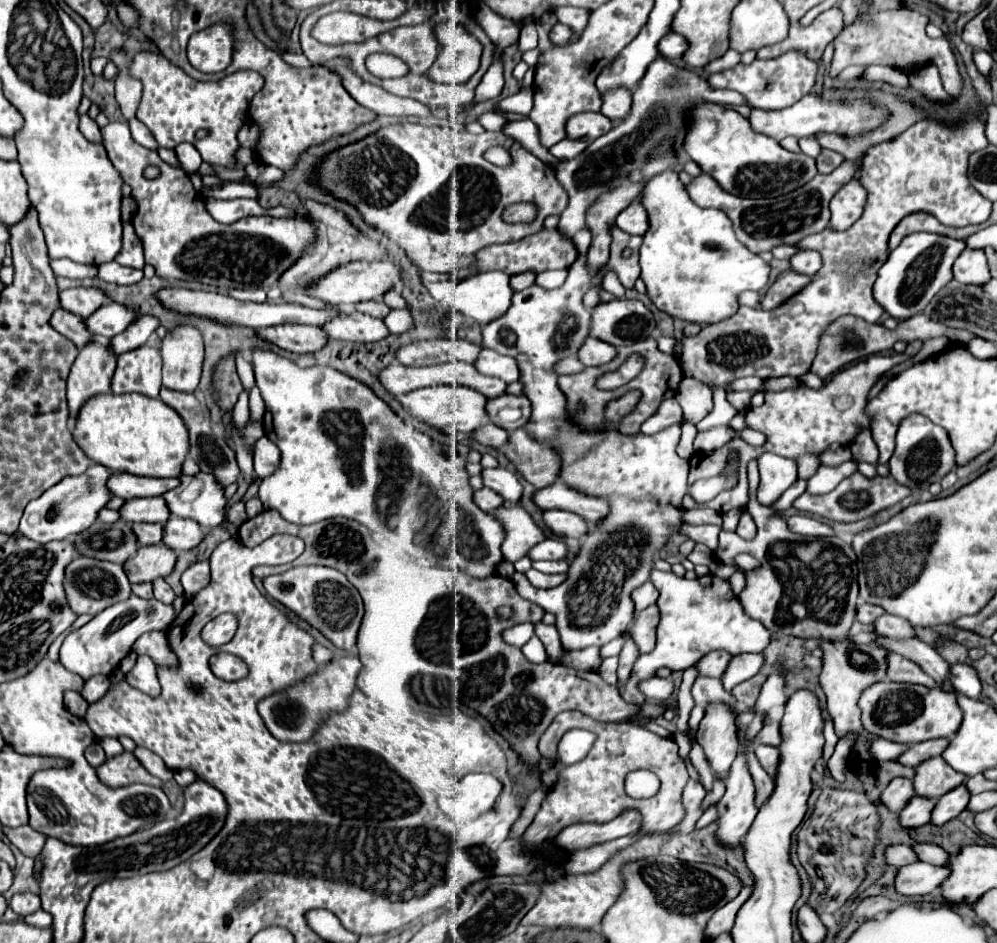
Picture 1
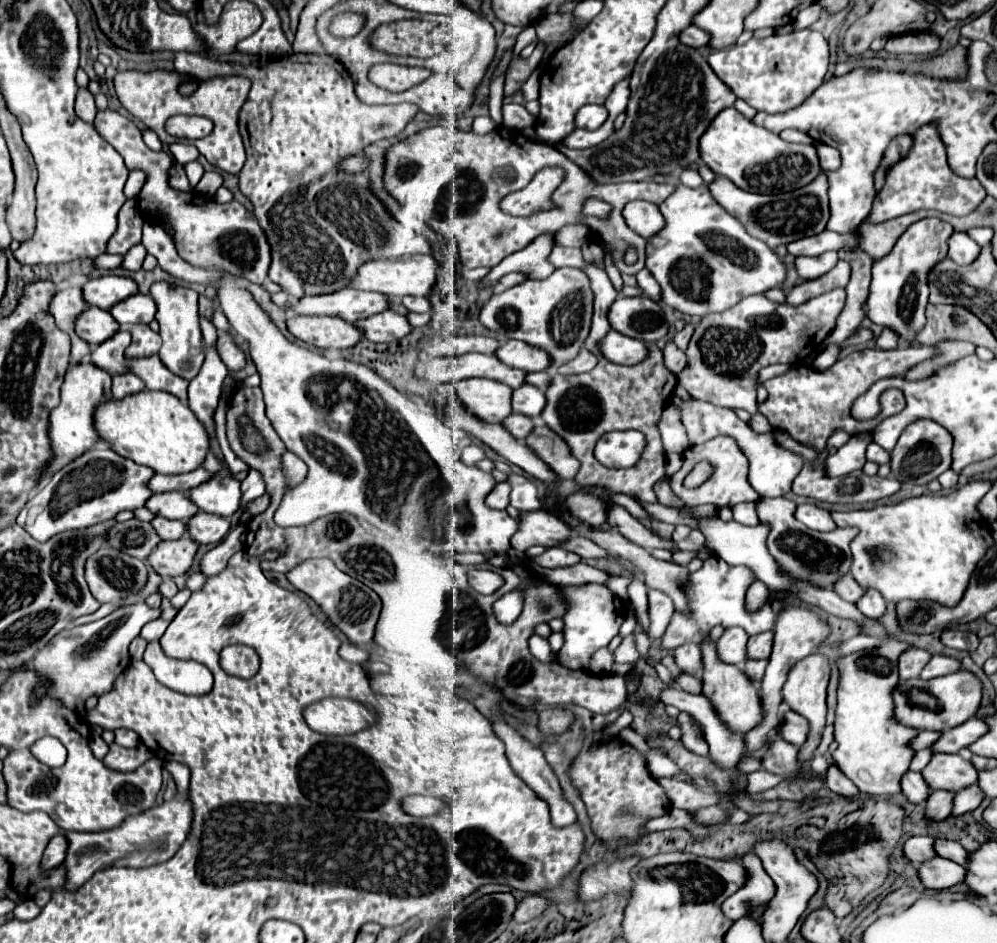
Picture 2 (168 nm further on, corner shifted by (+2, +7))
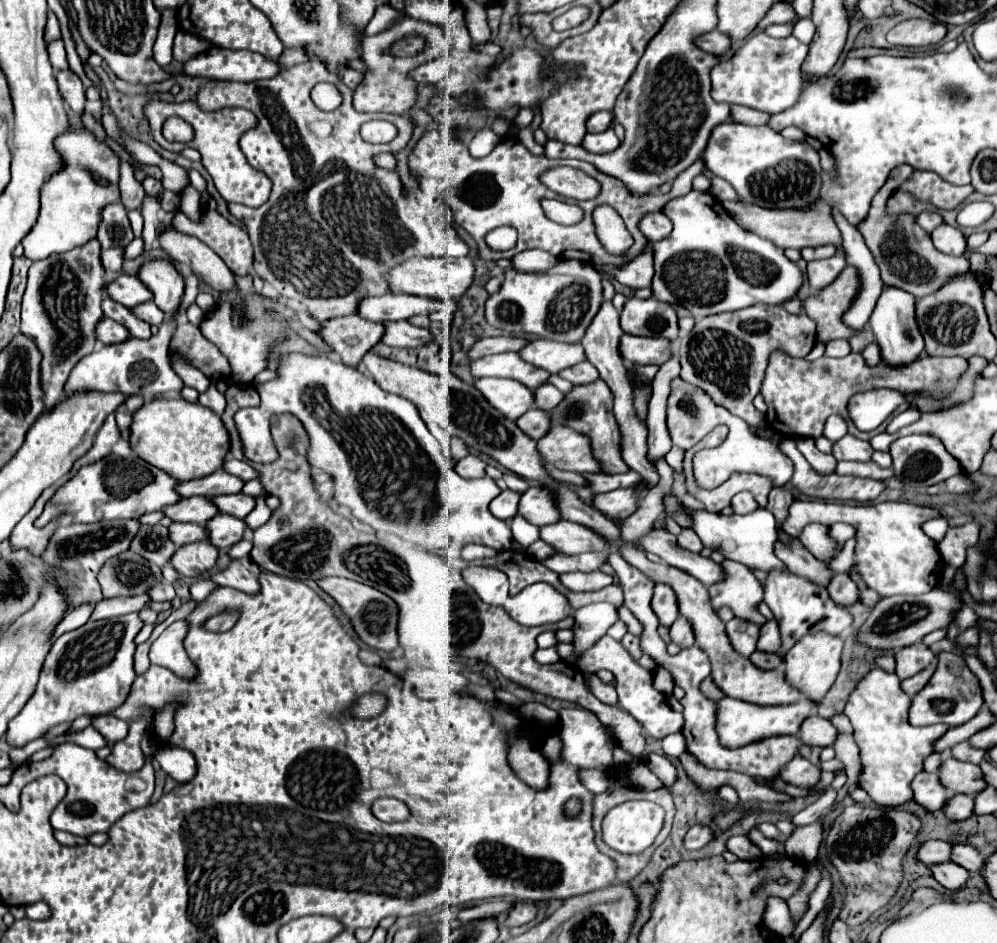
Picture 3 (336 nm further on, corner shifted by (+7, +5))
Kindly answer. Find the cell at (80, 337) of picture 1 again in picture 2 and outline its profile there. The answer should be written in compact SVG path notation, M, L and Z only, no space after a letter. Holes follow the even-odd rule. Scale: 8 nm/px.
M89 306L75 318L75 334L89 342L91 346L99 346L105 338L111 338L119 326L113 322L113 316L107 310Z

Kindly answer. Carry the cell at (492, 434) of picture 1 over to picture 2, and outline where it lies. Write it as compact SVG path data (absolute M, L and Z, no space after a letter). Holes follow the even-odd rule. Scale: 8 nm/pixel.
M509 414L501 424L503 424L503 428L505 428L507 432L511 432L513 438L517 438L517 440L527 438L527 434L533 430L533 420L531 420L531 418L523 418L521 414Z

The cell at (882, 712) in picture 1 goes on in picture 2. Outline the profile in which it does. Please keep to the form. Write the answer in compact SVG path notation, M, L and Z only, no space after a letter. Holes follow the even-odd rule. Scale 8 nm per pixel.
M961 668L955 674L947 674L947 676L933 678L933 680L911 678L911 680L899 682L891 698L893 698L893 716L897 722L901 722L903 726L915 728L915 730L941 732L941 730L959 726L971 714L977 712L979 700L981 700L981 682L969 670Z

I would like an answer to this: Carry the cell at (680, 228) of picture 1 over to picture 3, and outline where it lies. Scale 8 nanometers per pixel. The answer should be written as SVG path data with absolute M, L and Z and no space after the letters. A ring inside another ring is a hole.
M692 190L688 196L680 200L672 200L666 204L664 214L672 220L674 230L666 240L660 240L654 246L654 280L652 292L656 300L668 304L680 304L692 312L694 318L704 318L710 314L730 312L748 308L754 304L766 306L782 306L784 302L792 300L798 290L802 288L804 274L802 270L784 256L784 250L772 244L766 238L760 238L754 232L744 230L728 212L722 208L720 200L716 200L708 192Z

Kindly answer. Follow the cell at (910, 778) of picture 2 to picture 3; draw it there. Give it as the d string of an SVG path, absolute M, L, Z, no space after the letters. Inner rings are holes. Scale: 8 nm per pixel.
M922 772L912 782L912 790L914 790L914 800L930 812L942 810L950 798L950 792L940 784L938 774Z

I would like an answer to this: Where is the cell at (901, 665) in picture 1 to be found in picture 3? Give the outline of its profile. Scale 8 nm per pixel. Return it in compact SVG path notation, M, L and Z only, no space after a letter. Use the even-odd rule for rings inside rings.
M922 642L912 644L908 648L902 648L896 652L896 674L900 680L910 678L914 674L918 674L920 670L928 668L934 662L934 654L928 646L924 646Z

